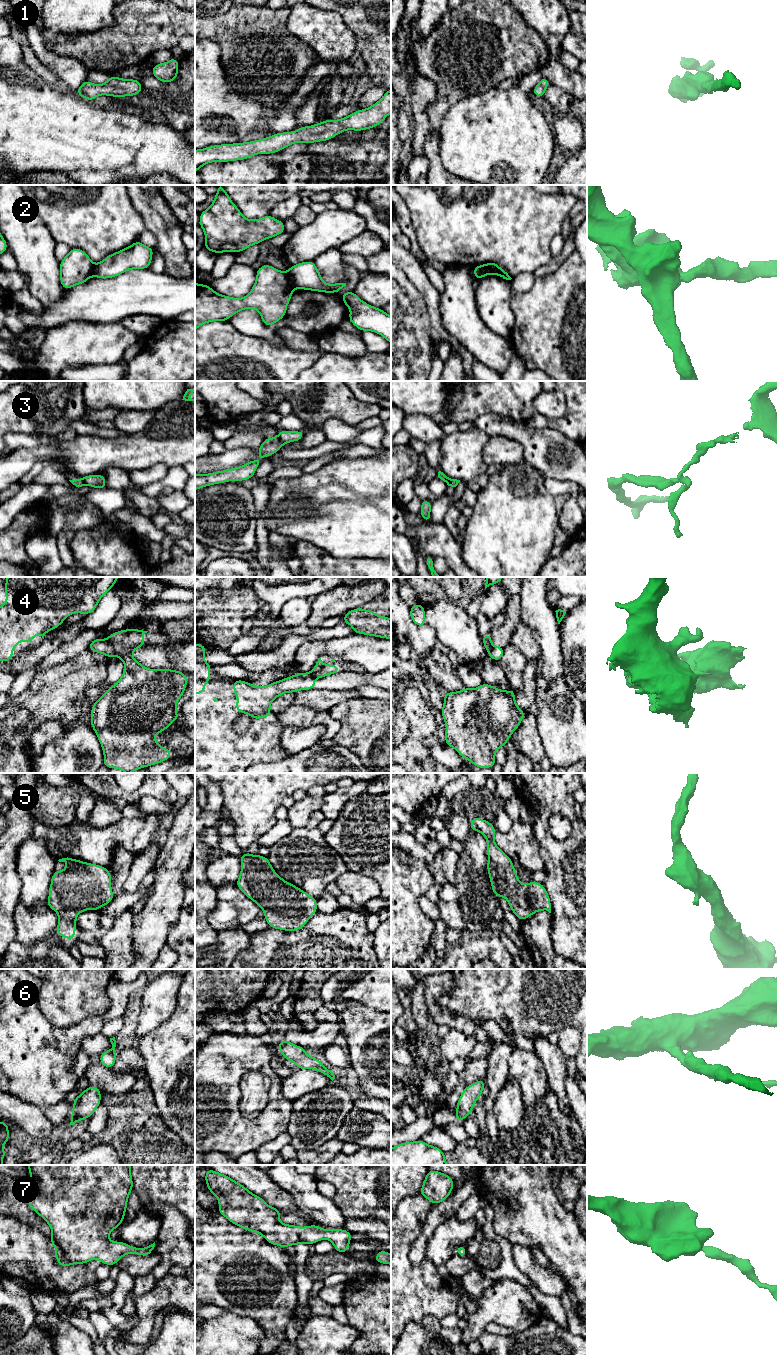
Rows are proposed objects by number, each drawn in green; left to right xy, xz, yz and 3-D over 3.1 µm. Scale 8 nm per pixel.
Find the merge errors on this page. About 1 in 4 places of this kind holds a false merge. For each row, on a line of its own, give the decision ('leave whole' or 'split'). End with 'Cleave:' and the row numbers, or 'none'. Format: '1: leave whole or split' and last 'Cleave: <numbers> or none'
1: leave whole
2: split
3: split
4: split
5: leave whole
6: leave whole
7: leave whole
Cleave: 2, 3, 4

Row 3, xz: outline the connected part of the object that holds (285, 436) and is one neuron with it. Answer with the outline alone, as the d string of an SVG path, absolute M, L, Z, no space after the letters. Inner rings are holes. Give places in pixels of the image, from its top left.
M280 431L278 433L279 439L284 443L290 443L290 442L295 442L295 441L300 441L305 432L304 431Z

